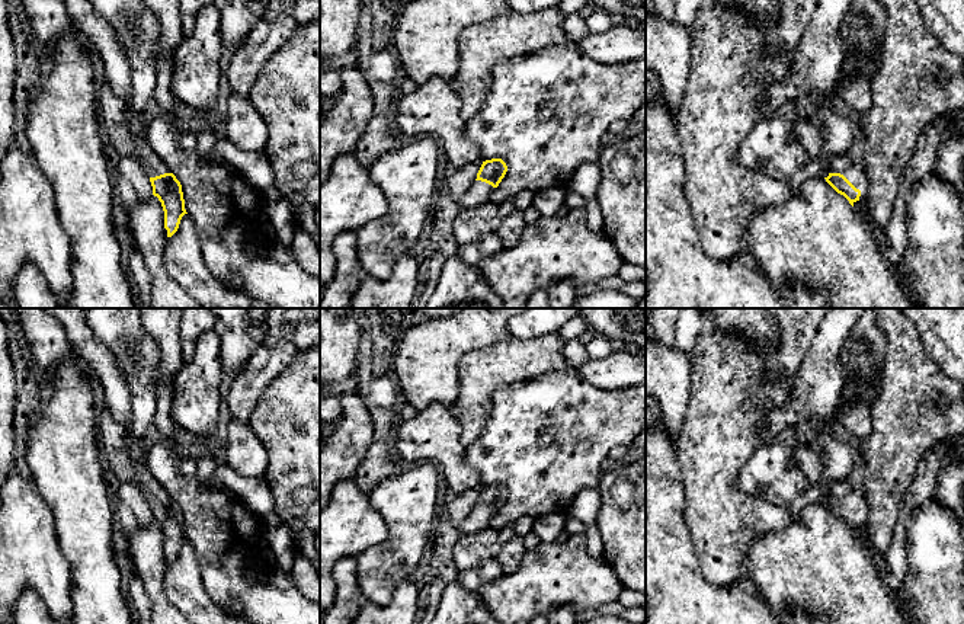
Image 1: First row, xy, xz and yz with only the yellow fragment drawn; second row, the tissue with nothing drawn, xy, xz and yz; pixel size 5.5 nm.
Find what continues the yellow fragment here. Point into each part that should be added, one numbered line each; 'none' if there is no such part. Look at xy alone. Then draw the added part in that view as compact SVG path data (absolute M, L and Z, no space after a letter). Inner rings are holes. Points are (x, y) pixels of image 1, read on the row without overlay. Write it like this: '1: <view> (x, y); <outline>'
1: xy (121, 467); M105 403L97 409L97 435L112 483L137 483L148 503L170 499L166 489L150 473L147 464L135 461L129 455L129 431L112 417Z

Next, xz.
1: xz (479, 518); M474 506L458 529L461 534L475 534L483 531L490 527L493 515L494 513L486 508Z

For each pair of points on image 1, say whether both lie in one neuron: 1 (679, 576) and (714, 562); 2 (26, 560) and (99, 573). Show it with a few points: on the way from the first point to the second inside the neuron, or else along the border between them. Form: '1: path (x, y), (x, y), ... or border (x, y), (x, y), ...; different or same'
1: border (691, 536), (701, 575), (713, 584), (730, 586); different
2: border (55, 536), (70, 569), (71, 601); different

